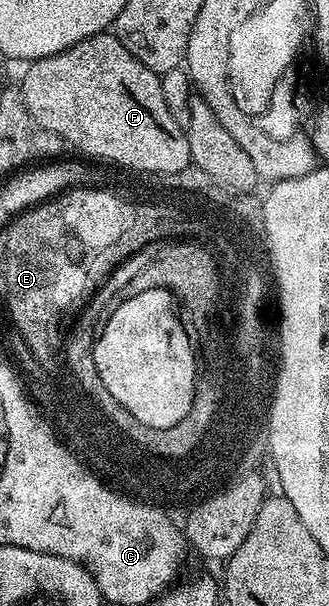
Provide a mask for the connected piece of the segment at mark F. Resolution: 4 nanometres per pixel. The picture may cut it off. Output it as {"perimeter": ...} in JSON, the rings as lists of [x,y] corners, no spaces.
{"perimeter":[[[103,31],[98,36],[87,38],[59,54],[51,54],[32,61],[26,68],[29,69],[26,70],[25,77],[20,77],[19,83],[24,87],[25,99],[29,100],[25,108],[29,114],[29,119],[38,128],[47,130],[64,140],[70,149],[78,148],[85,156],[94,156],[97,160],[106,160],[109,164],[118,164],[122,170],[128,170],[132,164],[135,164],[135,174],[178,172],[190,167],[189,137],[186,129],[179,127],[175,123],[175,118],[171,118],[171,110],[167,110],[167,102],[163,102],[163,86],[160,75],[151,71],[147,66],[143,66],[143,62],[139,62],[139,58],[135,58],[135,54],[131,54],[131,50],[127,50],[127,46],[123,46],[123,42],[119,42],[116,35]]]}

